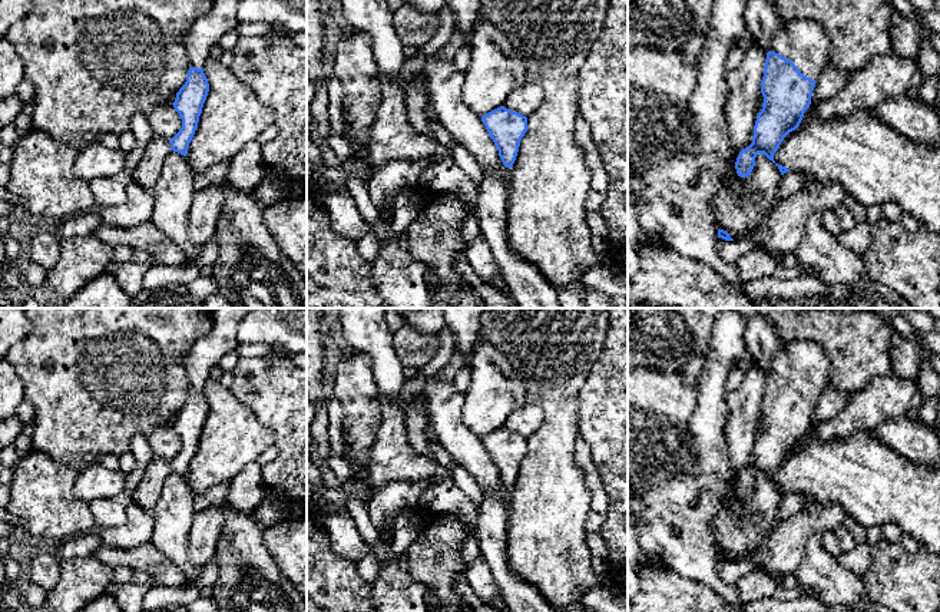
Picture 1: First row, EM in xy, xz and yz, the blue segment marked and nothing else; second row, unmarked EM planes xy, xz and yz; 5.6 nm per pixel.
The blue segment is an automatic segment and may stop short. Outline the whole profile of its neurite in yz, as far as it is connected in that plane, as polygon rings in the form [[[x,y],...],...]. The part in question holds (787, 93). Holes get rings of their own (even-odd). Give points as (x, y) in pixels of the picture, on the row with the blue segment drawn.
[[[794,20],[778,29],[767,53],[761,80],[764,103],[752,143],[739,152],[735,162],[738,176],[751,175],[758,153],[775,163],[774,153],[784,138],[800,126],[811,105],[830,47],[825,27],[814,20]]]

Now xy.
[[[212,0],[209,11],[199,17],[185,34],[189,70],[185,85],[172,103],[182,119],[182,128],[169,140],[171,149],[183,156],[195,135],[209,92],[203,63],[209,59],[211,47],[218,44],[225,33],[236,29],[239,3],[241,0]]]

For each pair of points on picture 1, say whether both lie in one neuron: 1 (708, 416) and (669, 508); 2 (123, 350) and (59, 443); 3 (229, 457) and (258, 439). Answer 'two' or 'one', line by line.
1: one
2: one
3: one

